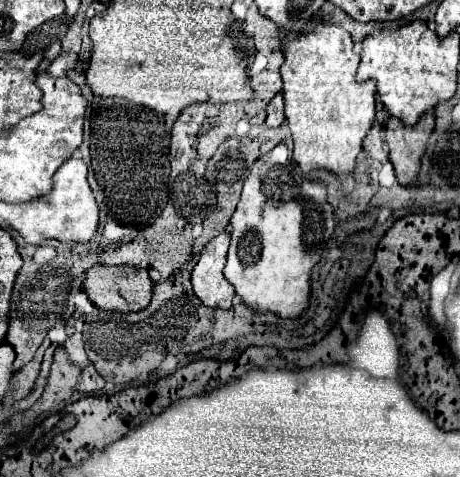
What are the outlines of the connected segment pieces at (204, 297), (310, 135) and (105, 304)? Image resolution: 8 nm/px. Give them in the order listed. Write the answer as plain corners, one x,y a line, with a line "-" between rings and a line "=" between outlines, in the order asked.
222,233
214,237
202,251
194,271
192,271
192,291
204,303
204,307
212,309
230,309
234,299
232,285
224,279
224,265
228,253
230,233
=
314,25
312,31
288,33
282,39
286,61
280,67
284,81
286,123
294,139
294,161
302,175
312,169
326,169
340,181
342,193
354,191
356,157
362,151
364,137
374,125
376,83
356,81
360,57
352,51
350,33
338,25
=
94,265
86,271
84,279
84,291
88,293
90,301
98,309
112,309
120,313
132,313
142,311
148,307
152,299
152,281
148,277
146,269
132,269
132,267
106,267
106,265

